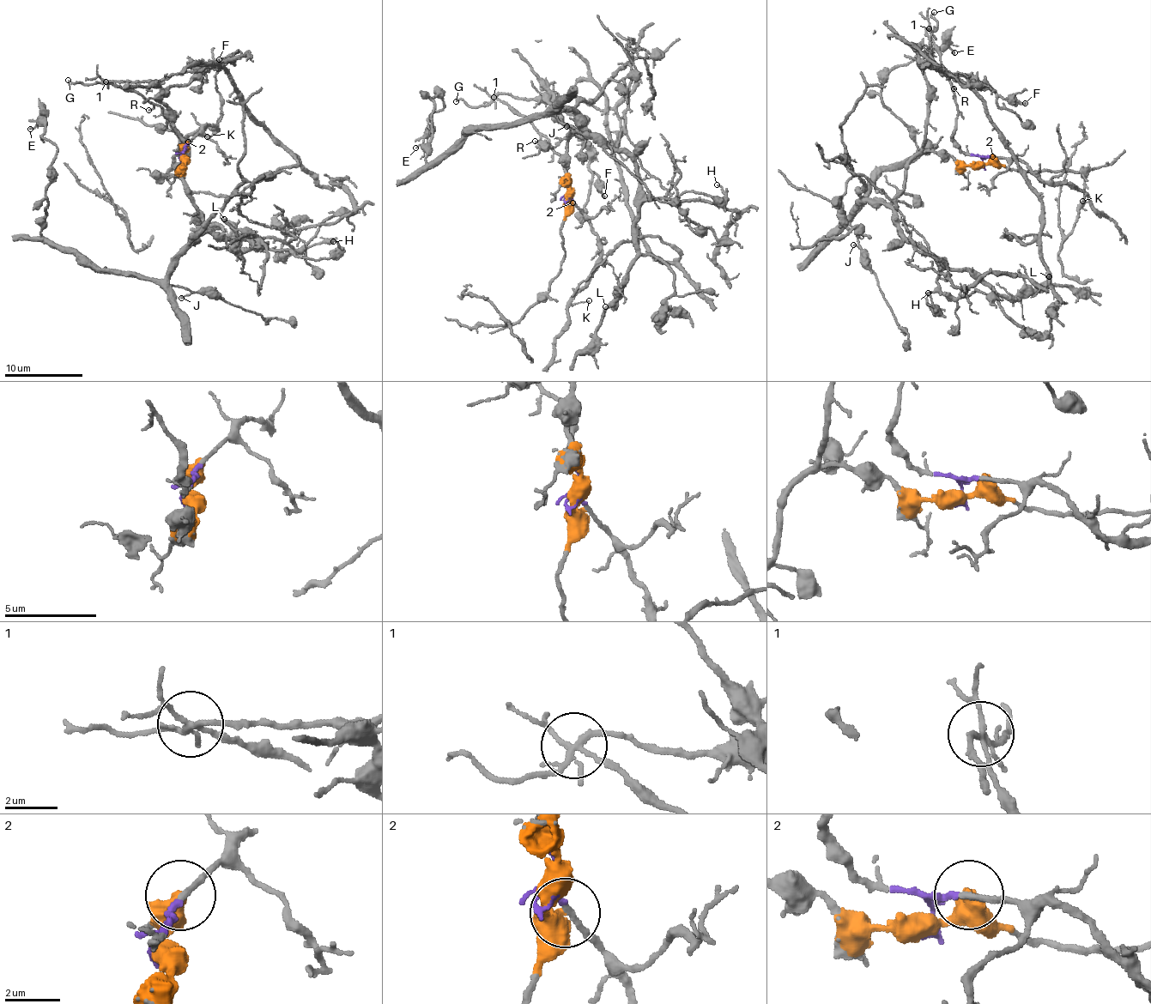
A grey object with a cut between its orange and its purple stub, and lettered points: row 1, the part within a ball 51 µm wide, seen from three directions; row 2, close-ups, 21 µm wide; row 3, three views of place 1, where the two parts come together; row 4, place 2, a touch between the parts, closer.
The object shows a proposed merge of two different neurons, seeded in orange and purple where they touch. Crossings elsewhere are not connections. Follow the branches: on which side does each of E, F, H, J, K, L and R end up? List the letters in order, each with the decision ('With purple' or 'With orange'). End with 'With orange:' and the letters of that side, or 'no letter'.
E: With orange
F: With orange
H: With orange
J: With orange
K: With purple
L: With orange
R: With purple
With orange: E, F, H, J, L

